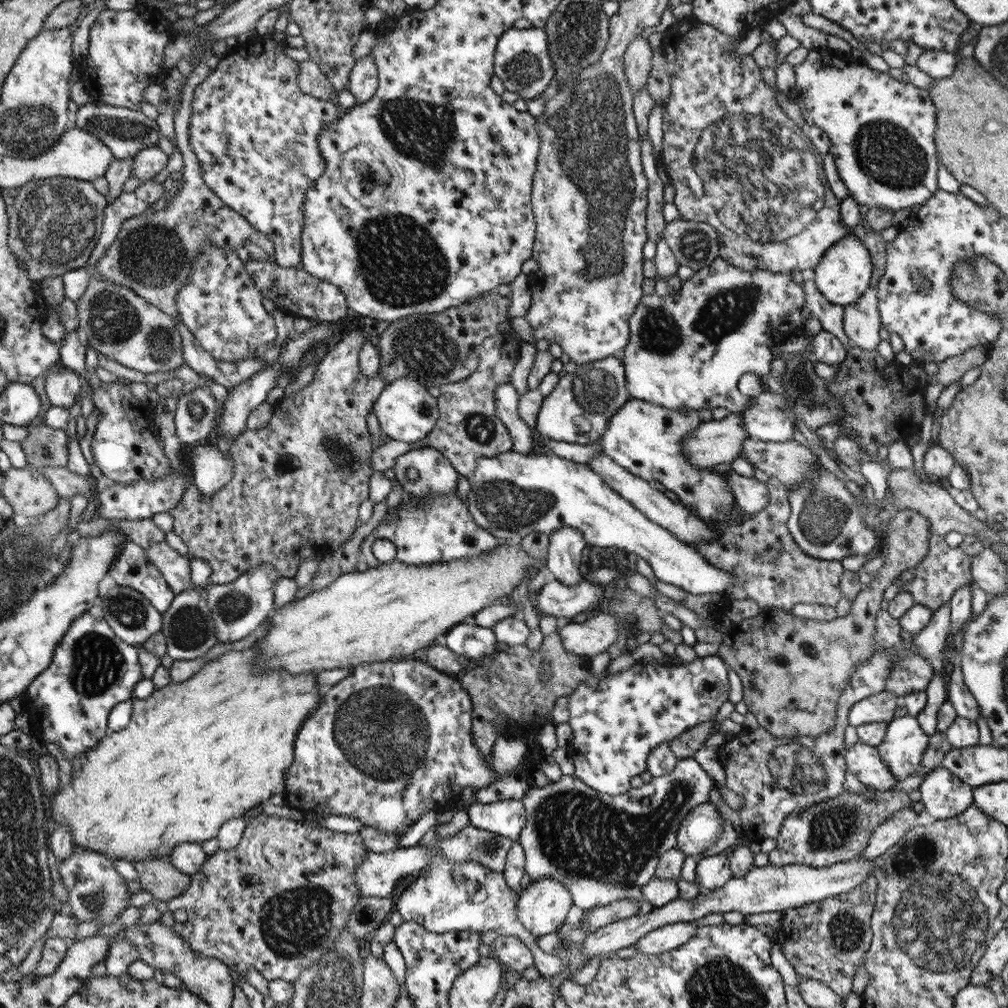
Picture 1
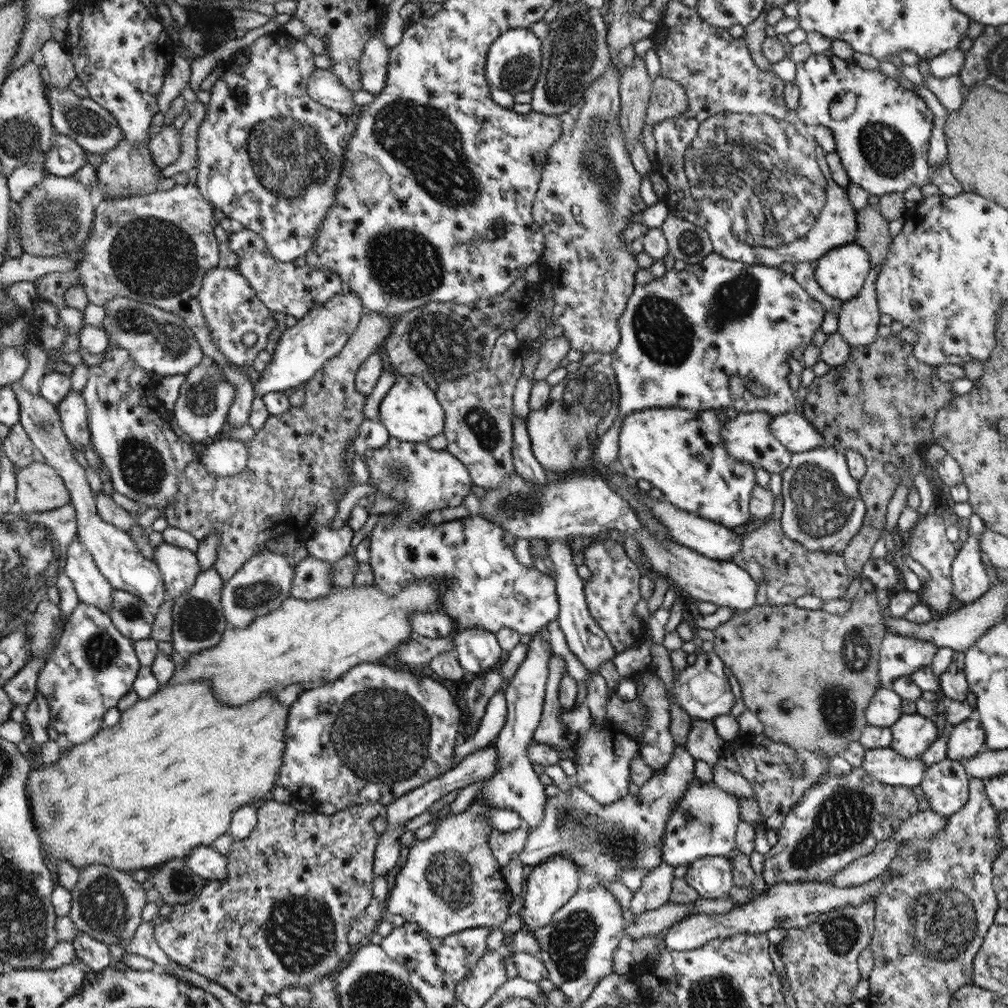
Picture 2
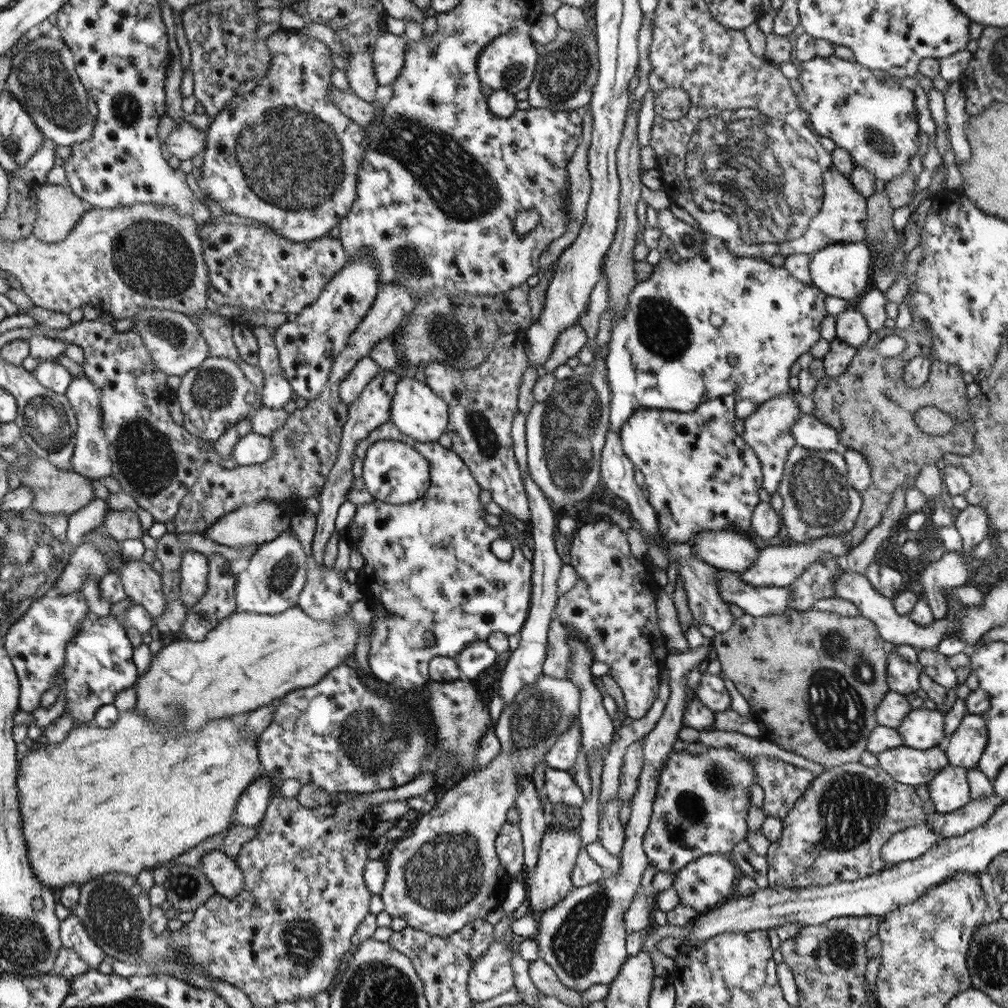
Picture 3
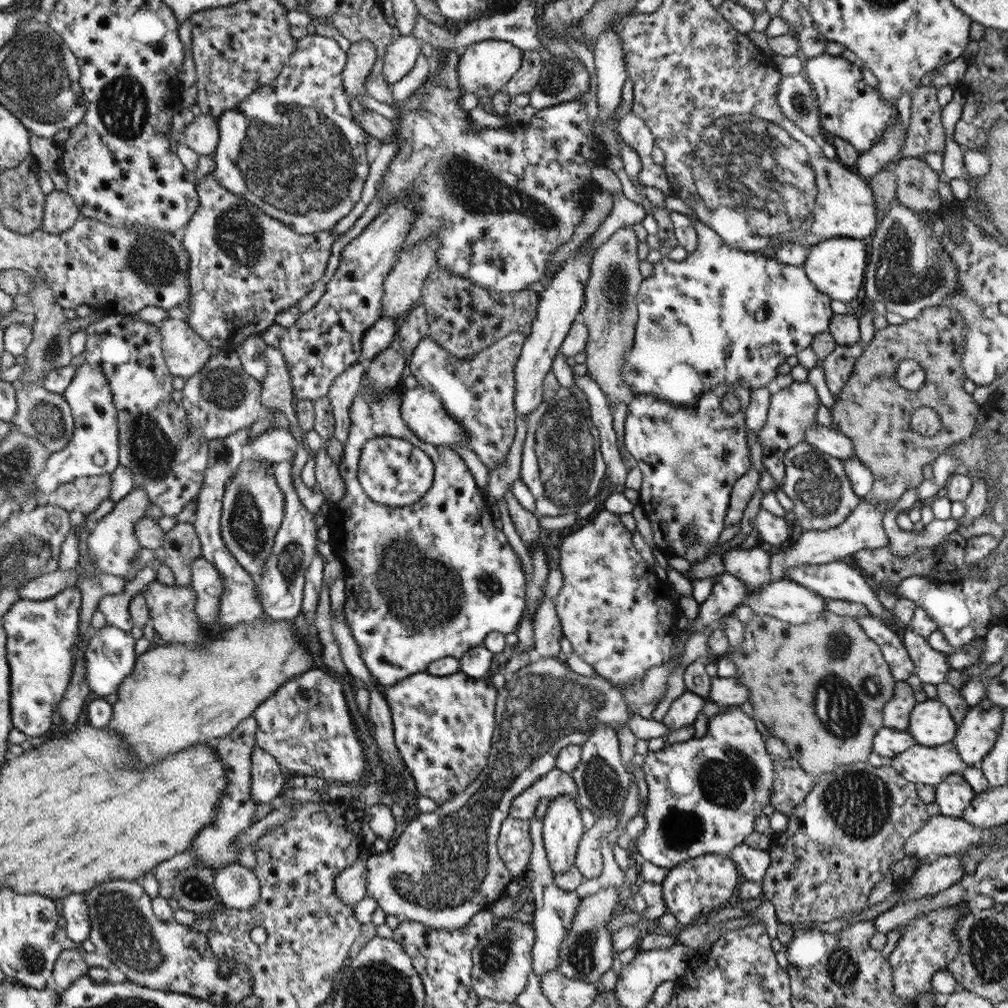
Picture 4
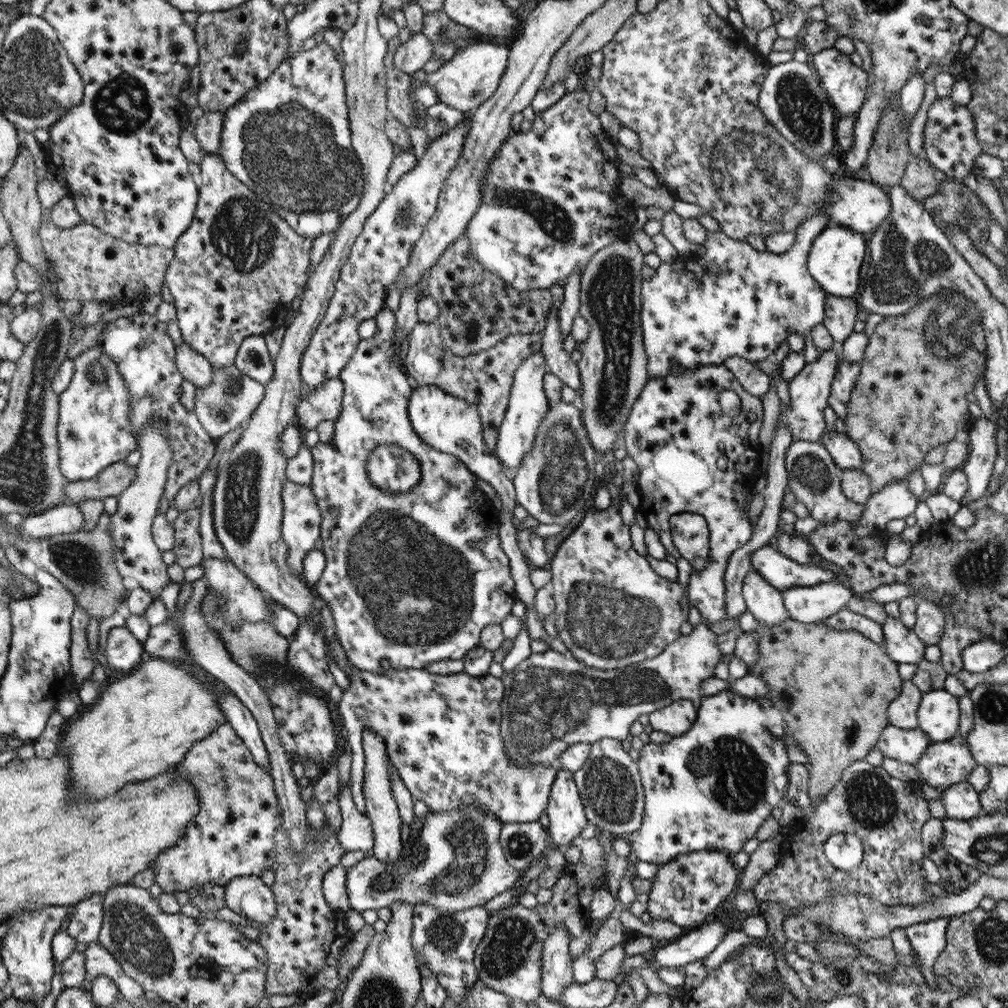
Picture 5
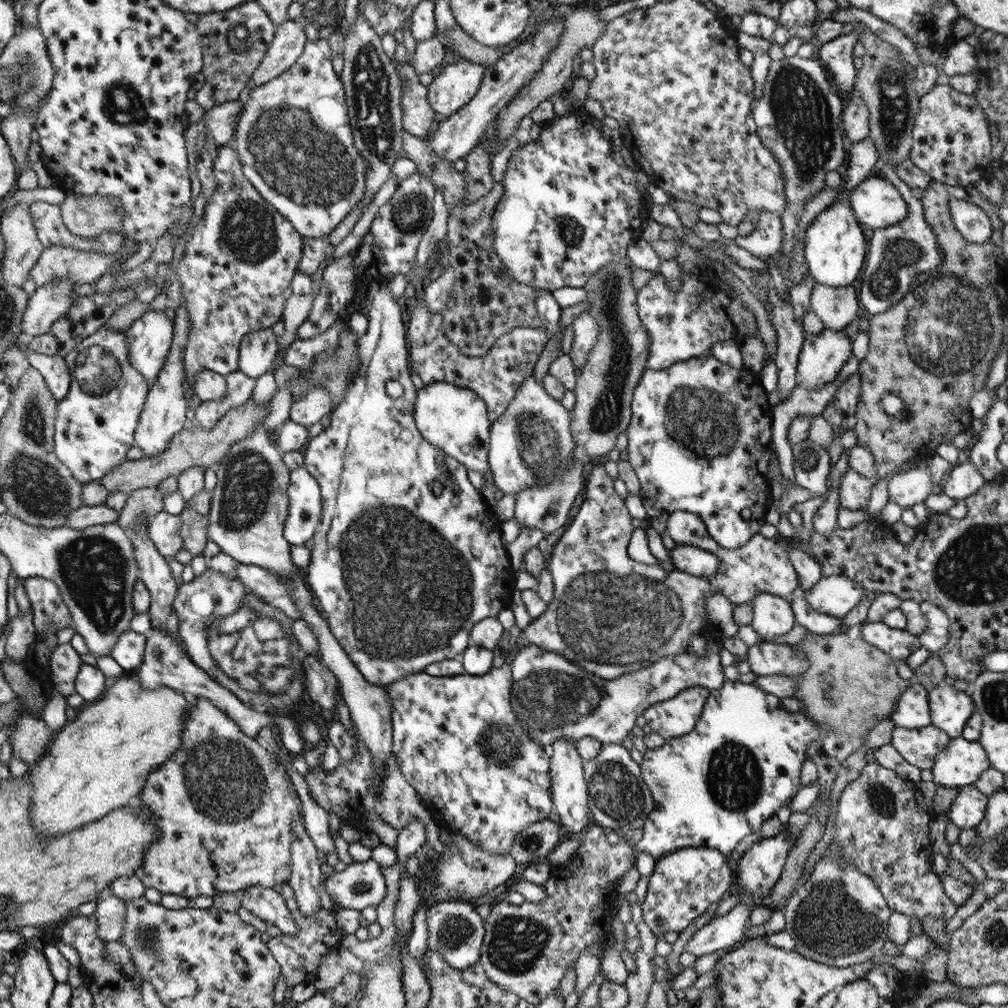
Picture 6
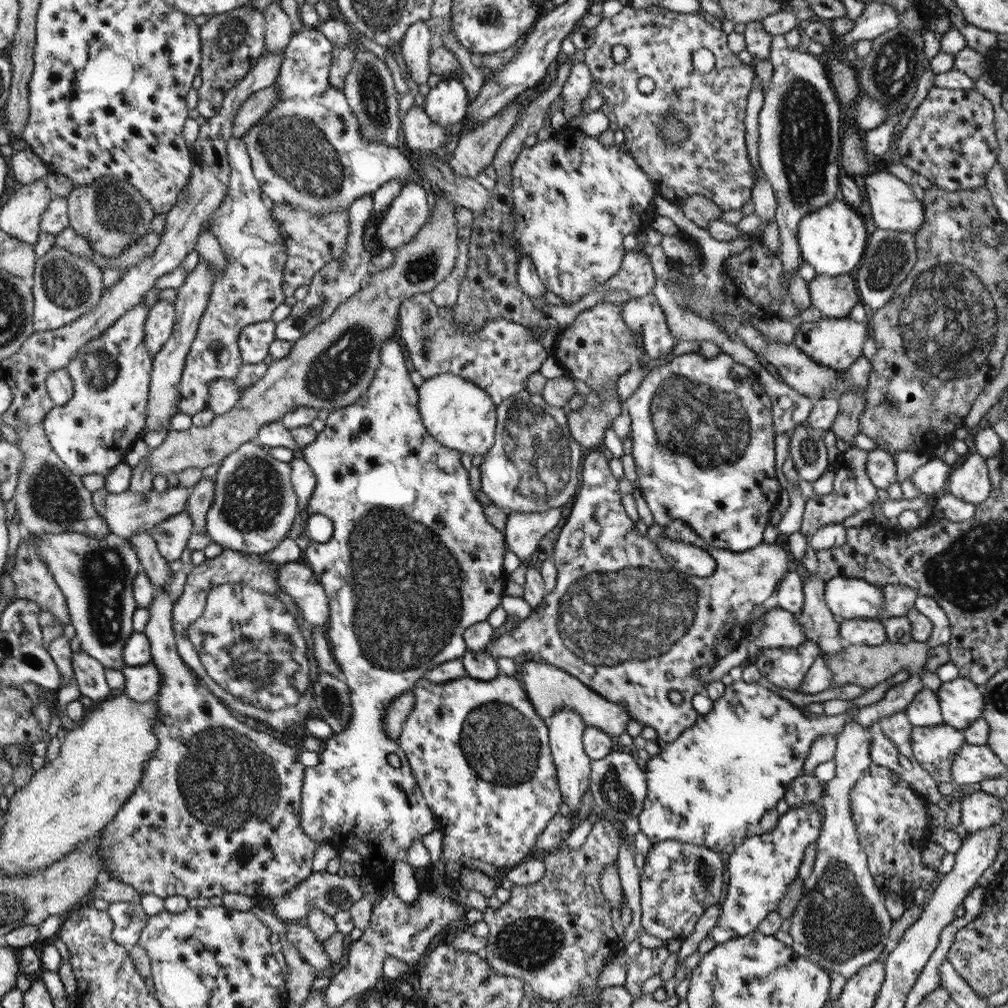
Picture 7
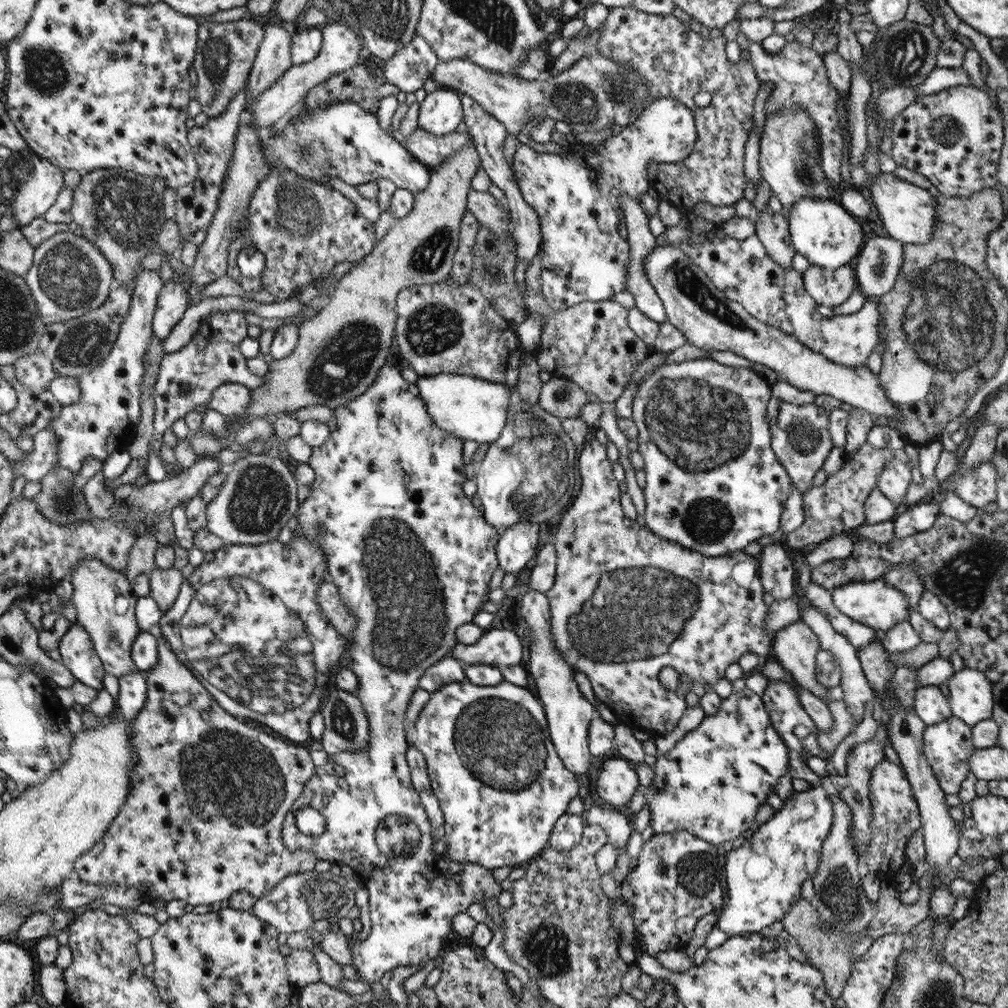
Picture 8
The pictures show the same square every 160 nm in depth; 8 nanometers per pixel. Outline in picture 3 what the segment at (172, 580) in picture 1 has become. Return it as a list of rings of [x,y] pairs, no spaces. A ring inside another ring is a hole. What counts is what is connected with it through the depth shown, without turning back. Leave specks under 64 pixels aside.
[[[195,550],[184,553],[181,560],[181,599],[185,606],[194,606],[207,591],[208,555]]]

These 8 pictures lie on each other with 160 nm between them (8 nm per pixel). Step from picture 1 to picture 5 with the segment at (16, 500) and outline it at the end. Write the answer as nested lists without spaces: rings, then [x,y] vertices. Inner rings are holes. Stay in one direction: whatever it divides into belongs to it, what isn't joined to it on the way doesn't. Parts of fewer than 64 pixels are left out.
[[[125,461],[111,464],[94,479],[71,481],[67,484],[66,502],[78,505],[83,500],[104,500],[118,497],[133,484],[137,475],[137,467],[131,467]]]

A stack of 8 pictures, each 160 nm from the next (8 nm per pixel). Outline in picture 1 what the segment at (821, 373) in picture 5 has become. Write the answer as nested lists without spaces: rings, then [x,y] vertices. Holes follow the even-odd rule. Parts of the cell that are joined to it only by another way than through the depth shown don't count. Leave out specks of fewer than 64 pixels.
[[[736,413],[721,420],[711,419],[685,436],[683,449],[687,459],[703,469],[716,464],[732,464],[743,454],[743,442],[749,434],[743,425],[743,418]]]

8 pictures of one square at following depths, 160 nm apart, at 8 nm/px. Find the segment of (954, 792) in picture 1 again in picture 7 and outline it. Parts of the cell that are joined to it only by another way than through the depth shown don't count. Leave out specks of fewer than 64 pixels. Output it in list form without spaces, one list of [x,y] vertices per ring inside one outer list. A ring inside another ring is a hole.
[[[981,791],[966,795],[960,802],[960,809],[959,822],[972,833],[999,824],[1004,818],[1000,798]]]

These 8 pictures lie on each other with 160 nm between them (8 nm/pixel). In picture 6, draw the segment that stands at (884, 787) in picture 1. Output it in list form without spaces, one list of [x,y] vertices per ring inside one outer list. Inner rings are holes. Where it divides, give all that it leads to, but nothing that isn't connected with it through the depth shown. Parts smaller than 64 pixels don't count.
[[[957,737],[944,746],[932,765],[936,786],[959,789],[973,785],[982,772],[990,769],[984,748],[977,741],[971,742]]]

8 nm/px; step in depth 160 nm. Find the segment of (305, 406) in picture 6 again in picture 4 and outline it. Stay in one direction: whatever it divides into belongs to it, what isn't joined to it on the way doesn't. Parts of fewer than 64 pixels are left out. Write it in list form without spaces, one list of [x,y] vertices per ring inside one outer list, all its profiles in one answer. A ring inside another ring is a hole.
[[[362,359],[348,367],[332,384],[327,399],[331,401],[332,411],[335,415],[335,437],[342,442],[348,438],[350,428],[349,410],[354,397],[361,391],[362,380],[367,374],[367,362]]]

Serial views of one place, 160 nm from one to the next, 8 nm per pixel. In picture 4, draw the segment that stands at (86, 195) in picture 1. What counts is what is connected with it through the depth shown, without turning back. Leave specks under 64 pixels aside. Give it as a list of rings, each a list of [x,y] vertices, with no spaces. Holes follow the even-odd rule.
[[[54,190],[45,195],[42,228],[52,235],[72,228],[82,216],[73,197],[64,191]]]

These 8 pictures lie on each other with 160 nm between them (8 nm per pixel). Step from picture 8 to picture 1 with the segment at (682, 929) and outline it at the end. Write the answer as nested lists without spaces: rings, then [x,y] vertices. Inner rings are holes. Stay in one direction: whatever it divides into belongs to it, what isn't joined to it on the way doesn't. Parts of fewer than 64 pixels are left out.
[[[723,854],[698,859],[695,882],[702,891],[715,891],[733,878],[728,858]]]

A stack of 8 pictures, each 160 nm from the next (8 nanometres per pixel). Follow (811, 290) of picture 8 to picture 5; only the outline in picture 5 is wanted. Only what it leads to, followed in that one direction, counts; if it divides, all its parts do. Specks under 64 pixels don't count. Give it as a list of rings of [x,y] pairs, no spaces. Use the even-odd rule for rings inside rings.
[[[827,294],[823,326],[828,329],[834,341],[844,342],[854,332],[857,314],[853,299]]]

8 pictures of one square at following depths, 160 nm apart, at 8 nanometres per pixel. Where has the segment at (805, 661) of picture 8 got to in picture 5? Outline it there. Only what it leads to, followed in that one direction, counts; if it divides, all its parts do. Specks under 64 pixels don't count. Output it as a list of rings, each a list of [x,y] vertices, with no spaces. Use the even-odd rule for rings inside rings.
[[[753,568],[749,570],[749,573],[744,577],[743,581],[743,599],[745,600],[745,605],[747,606],[747,610],[755,616],[759,624],[772,626],[774,624],[786,622],[789,618],[789,612],[784,606],[781,591],[774,588],[766,578]]]

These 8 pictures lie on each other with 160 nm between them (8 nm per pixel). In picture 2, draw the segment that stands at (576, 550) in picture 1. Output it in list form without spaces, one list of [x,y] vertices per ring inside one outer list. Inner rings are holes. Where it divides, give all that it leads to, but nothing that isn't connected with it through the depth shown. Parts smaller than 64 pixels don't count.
[[[554,540],[548,548],[554,568],[556,570],[555,585],[557,590],[559,613],[558,624],[561,626],[569,649],[578,657],[590,674],[596,674],[599,666],[613,658],[617,652],[611,645],[607,634],[598,626],[598,623],[590,616],[587,600],[584,594],[584,581],[578,576],[577,566],[572,559],[572,551],[569,542]]]

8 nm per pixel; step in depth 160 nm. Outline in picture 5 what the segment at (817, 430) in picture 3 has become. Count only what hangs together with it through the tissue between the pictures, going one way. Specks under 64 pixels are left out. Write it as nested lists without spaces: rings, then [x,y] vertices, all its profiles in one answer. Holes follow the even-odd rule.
[[[826,431],[821,436],[820,442],[841,469],[862,469],[863,454],[859,446],[846,433]]]

